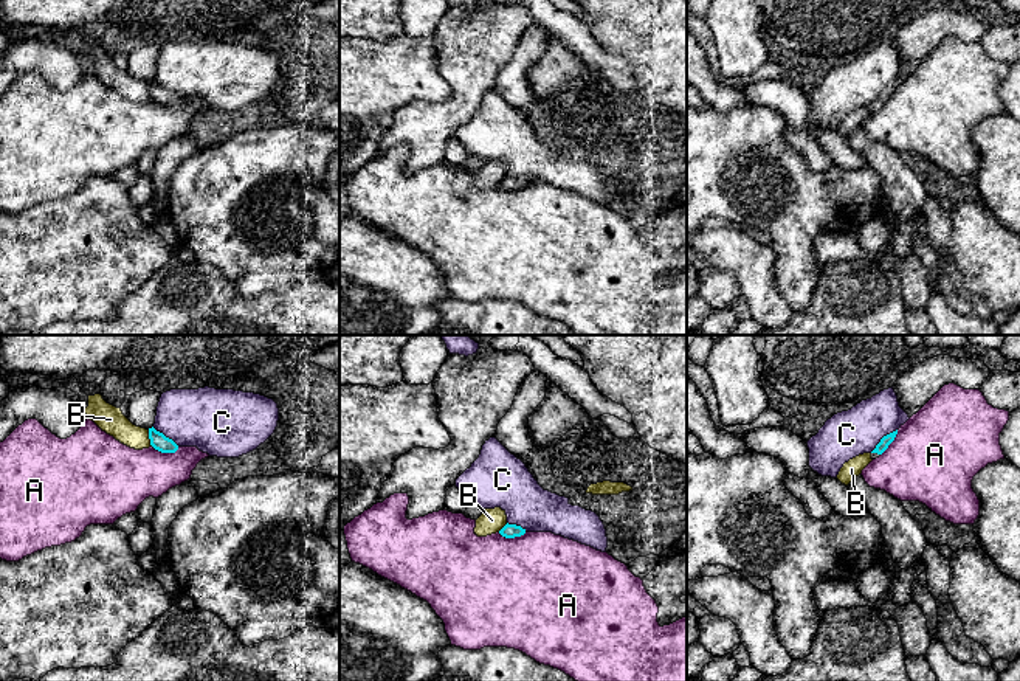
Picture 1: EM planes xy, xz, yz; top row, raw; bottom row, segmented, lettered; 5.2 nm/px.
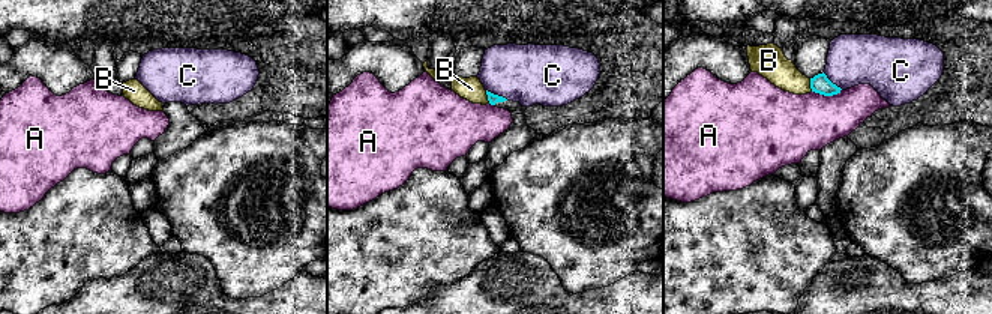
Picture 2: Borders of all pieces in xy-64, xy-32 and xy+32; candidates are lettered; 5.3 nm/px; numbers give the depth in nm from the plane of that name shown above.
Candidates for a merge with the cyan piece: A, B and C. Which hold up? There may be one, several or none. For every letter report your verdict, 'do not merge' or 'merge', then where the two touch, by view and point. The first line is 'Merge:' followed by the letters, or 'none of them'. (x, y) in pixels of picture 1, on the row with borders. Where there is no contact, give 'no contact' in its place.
Merge: none of them
A: do not merge; meets cyan in xy at (166, 452)
B: do not merge; meets cyan in xy at (149, 438)
C: do not merge; meets cyan in yz at (882, 438)

